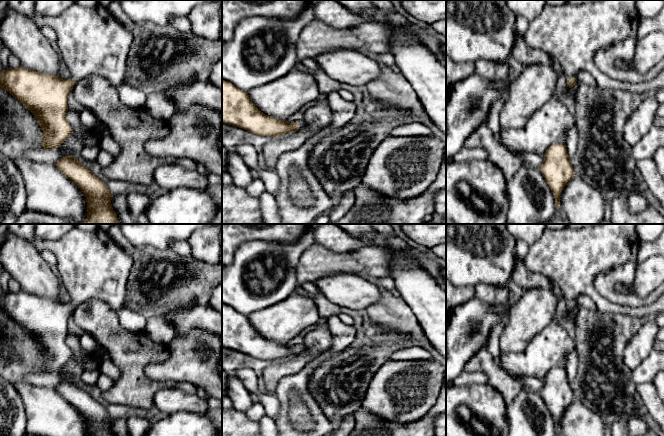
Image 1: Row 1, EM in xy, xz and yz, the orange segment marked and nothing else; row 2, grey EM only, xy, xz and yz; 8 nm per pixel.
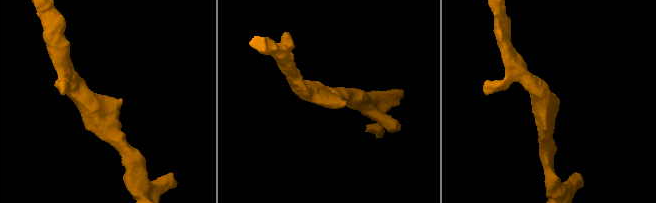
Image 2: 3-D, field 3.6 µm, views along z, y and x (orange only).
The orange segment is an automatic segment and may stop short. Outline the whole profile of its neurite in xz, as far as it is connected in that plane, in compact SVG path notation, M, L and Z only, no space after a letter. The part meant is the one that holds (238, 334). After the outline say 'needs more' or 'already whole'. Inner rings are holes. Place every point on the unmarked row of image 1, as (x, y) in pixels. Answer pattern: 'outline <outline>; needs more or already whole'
outline M222 303L222 347L263 360L279 361L304 351L303 343L289 347L263 338L247 316Z; needs more

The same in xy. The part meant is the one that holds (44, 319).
outline M8 224L8 230L28 241L38 251L49 250L55 254L59 280L68 291L71 302L65 304L20 290L0 296L0 311L33 337L43 355L41 369L44 374L59 372L73 356L66 343L67 323L75 307L85 301L104 301L117 313L124 329L132 333L144 332L147 319L126 306L127 283L134 261L115 244L107 231L100 227L92 231L75 227L58 240L42 240L35 236L35 226L36 224Z; needs more

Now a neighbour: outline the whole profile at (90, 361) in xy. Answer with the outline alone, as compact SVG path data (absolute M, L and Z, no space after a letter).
M68 334L66 338L66 343L73 355L75 356L78 363L80 363L84 370L99 370L100 362L95 353L85 354L81 348L79 336Z

